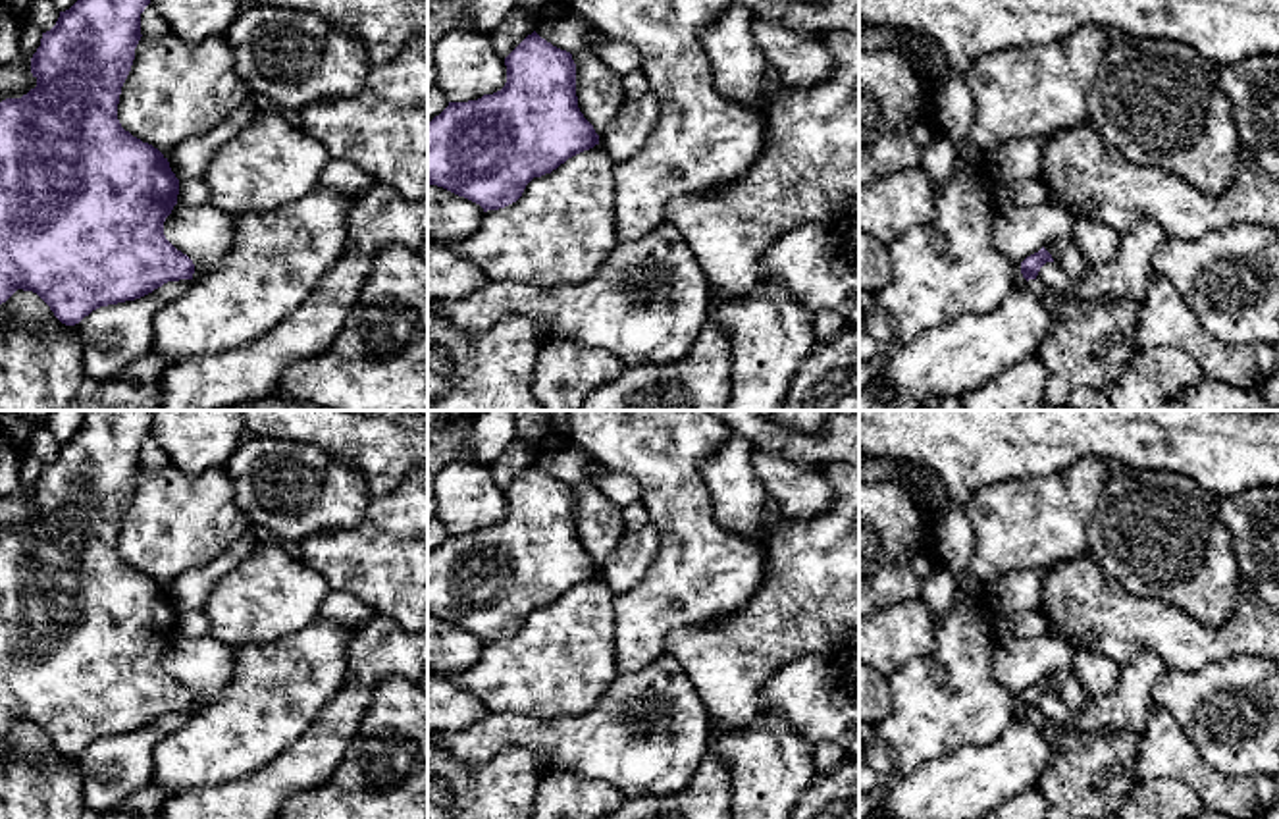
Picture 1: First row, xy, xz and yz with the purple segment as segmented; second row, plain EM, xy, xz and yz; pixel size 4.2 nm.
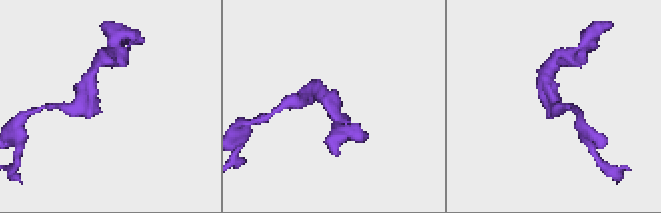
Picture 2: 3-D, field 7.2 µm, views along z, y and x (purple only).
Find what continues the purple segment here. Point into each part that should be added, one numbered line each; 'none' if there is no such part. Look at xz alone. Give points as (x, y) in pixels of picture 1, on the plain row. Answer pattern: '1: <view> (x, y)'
none

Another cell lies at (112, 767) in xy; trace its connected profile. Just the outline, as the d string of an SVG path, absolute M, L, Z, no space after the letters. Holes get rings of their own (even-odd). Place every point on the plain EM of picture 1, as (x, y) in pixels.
M191 711L168 713L141 730L100 738L79 755L67 757L81 769L85 806L102 815L148 784L156 744L177 730L189 715Z

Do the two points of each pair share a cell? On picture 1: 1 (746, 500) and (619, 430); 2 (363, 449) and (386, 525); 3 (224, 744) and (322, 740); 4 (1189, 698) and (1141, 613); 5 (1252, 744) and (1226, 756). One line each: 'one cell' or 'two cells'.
1: two cells
2: two cells
3: two cells
4: two cells
5: one cell

